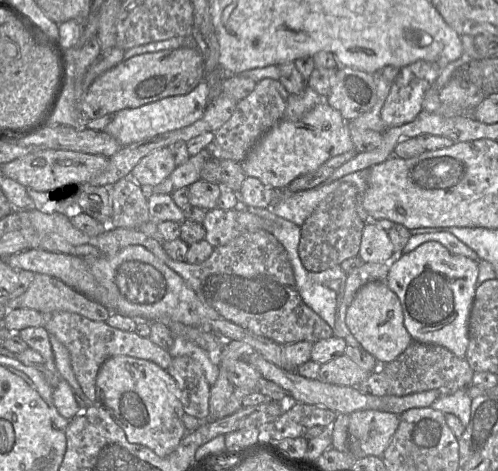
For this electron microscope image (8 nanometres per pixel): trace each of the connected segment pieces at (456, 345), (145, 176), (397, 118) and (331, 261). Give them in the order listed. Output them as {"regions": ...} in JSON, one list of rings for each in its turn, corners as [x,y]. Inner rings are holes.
{"regions":[[[[436,241],[425,242],[397,260],[391,260],[385,282],[399,298],[404,326],[413,341],[439,345],[447,348],[459,358],[466,357],[469,343],[469,317],[477,287],[478,269],[477,261],[453,254]]],[[[167,147],[152,151],[143,157],[131,172],[140,186],[156,186],[164,181],[176,168],[174,158]]],[[[424,60],[400,69],[381,110],[387,129],[409,123],[418,116],[423,110],[425,93],[434,84],[440,69]]],[[[342,183],[319,203],[300,227],[301,237],[298,253],[305,269],[310,272],[322,272],[340,266],[349,258],[359,256],[365,223],[356,212],[355,201],[356,187],[352,183]]]]}

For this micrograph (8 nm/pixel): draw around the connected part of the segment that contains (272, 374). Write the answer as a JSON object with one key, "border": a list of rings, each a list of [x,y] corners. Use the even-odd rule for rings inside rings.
{"border":[[[254,352],[246,360],[261,373],[263,378],[273,381],[281,386],[289,393],[292,400],[298,403],[318,405],[333,410],[336,413],[347,415],[360,410],[383,411],[381,396],[361,393],[356,387],[330,384],[319,379],[303,377],[299,375],[296,370],[285,370],[284,368],[269,362],[257,352]]]}

